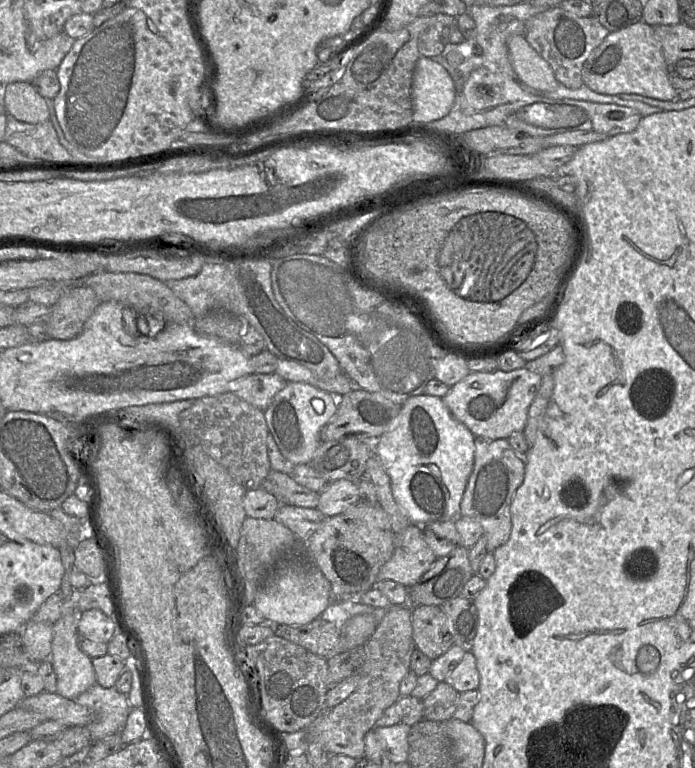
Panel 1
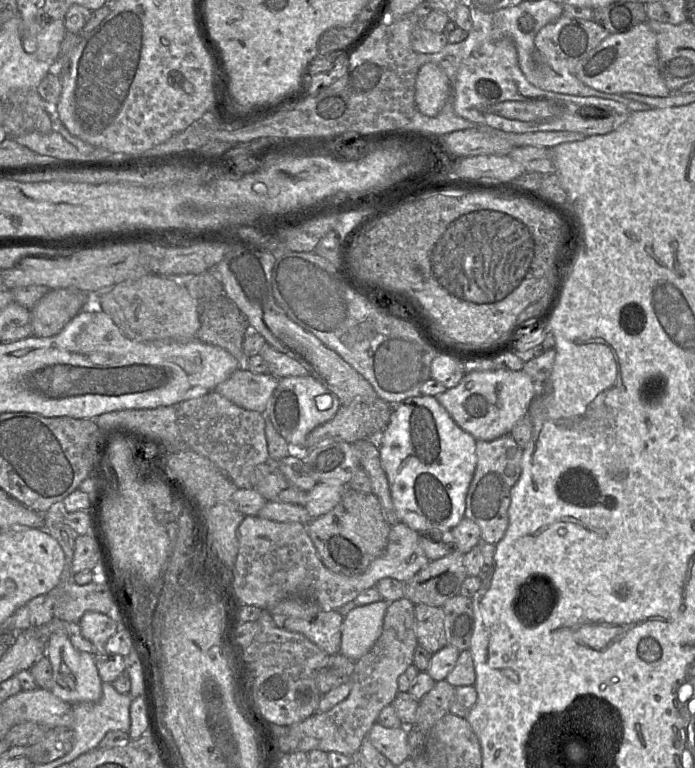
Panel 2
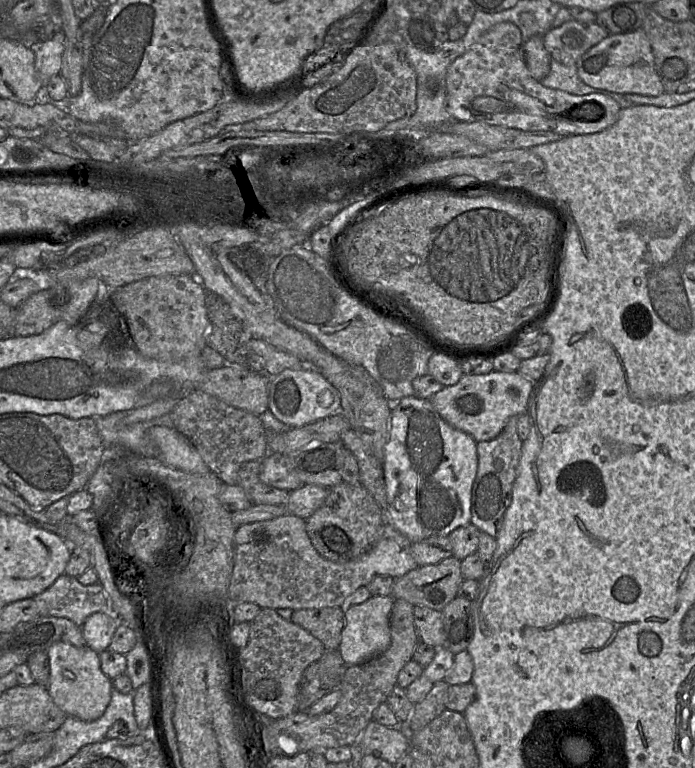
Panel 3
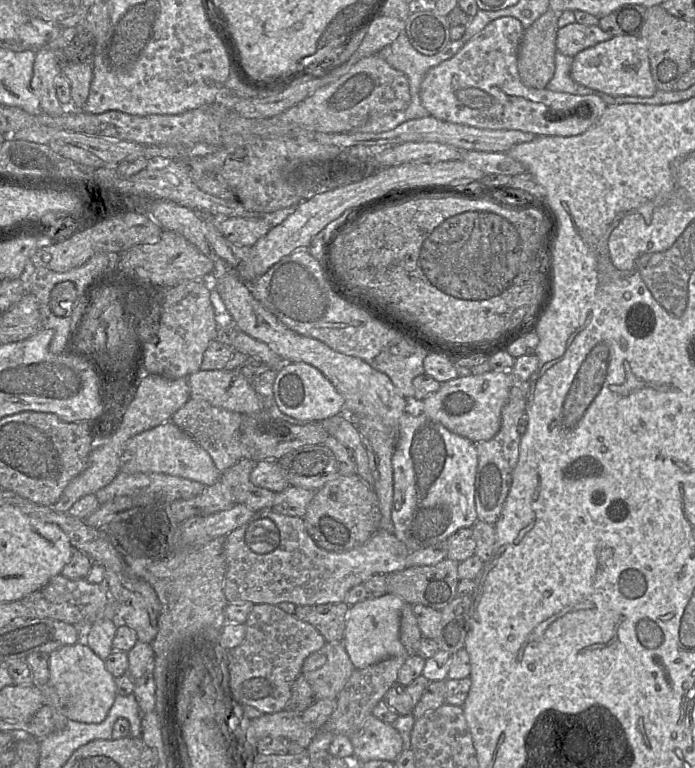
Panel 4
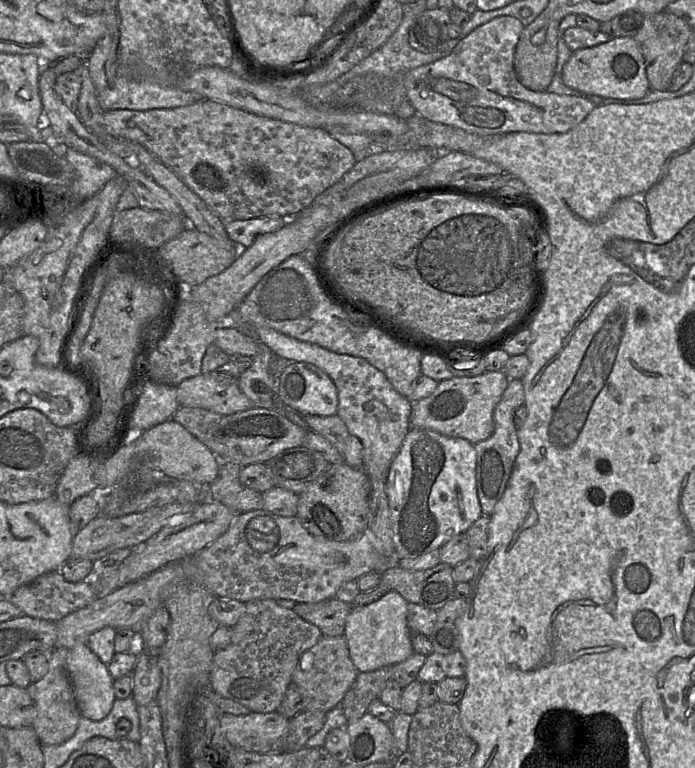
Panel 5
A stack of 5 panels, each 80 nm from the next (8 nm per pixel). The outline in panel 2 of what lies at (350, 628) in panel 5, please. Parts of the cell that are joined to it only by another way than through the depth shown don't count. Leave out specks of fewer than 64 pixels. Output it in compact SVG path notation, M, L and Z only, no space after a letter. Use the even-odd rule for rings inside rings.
M382 599L348 612L342 623L340 653L353 661L367 654L381 635L387 607Z

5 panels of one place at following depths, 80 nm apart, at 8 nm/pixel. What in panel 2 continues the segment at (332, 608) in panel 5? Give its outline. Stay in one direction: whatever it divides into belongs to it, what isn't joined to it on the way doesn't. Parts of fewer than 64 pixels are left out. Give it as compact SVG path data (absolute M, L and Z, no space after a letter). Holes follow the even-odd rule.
M321 610L311 618L288 617L283 628L304 635L327 655L340 653L344 617L336 610Z

